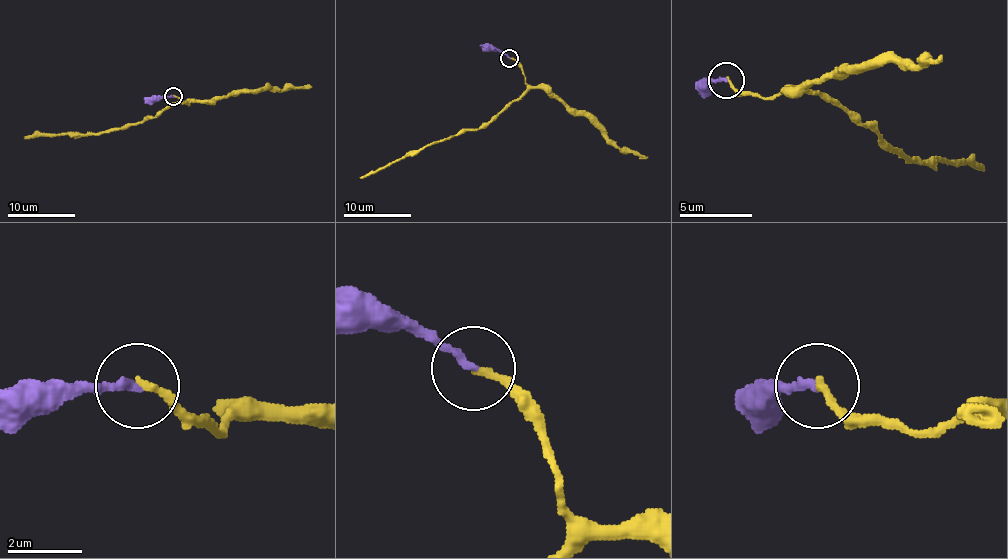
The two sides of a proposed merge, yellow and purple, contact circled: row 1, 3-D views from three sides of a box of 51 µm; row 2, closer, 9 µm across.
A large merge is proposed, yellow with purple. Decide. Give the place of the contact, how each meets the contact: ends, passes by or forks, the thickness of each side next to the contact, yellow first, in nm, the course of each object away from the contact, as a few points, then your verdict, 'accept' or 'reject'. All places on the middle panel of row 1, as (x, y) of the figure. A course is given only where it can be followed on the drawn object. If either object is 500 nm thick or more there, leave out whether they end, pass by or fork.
at (509, 58); yellow ends there; purple ends there; 200 nm thick on the yellow side, 220 nm on the other; yellow runs (509, 57), (523, 72), (526, 89), (489, 122), (479, 128), (463, 128), (360, 177); purple runs (509, 57), (487, 45), (480, 45); accept

